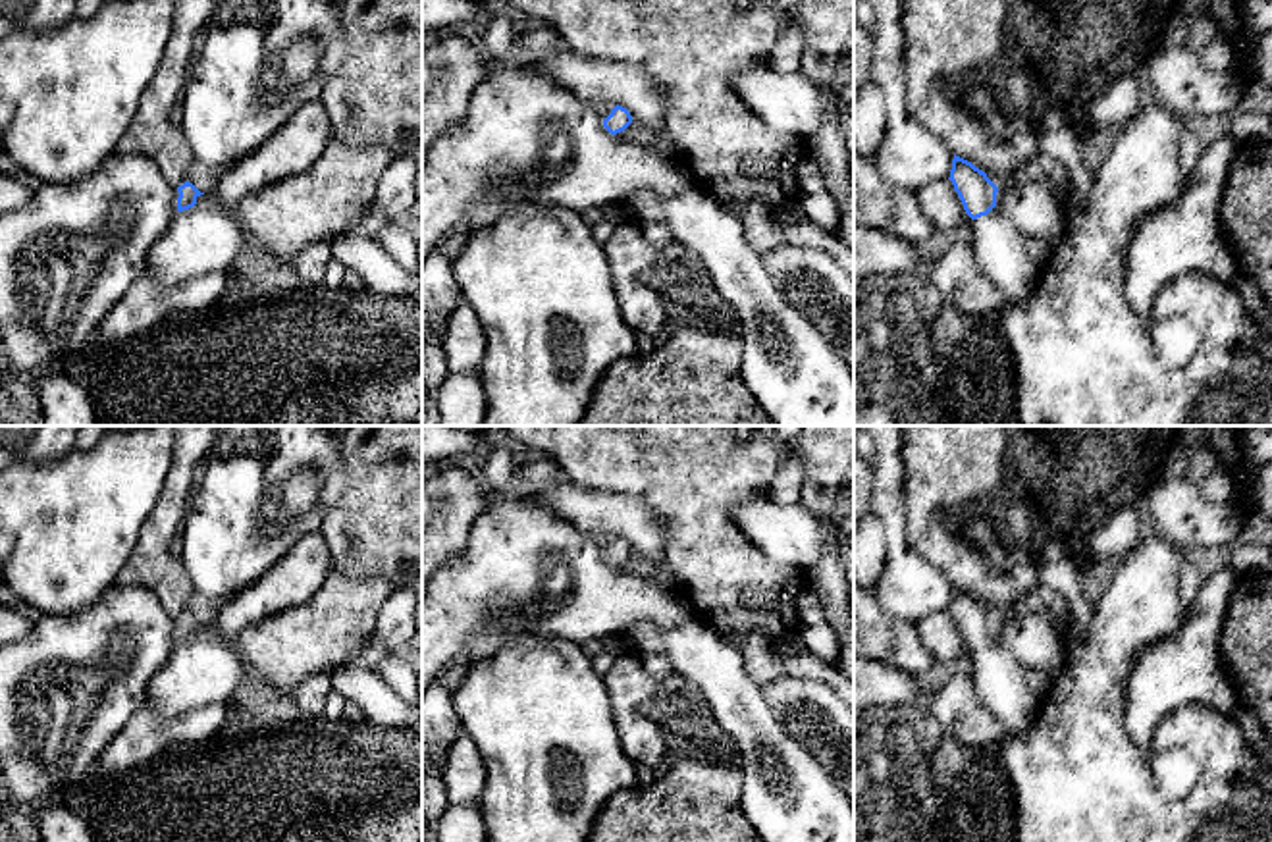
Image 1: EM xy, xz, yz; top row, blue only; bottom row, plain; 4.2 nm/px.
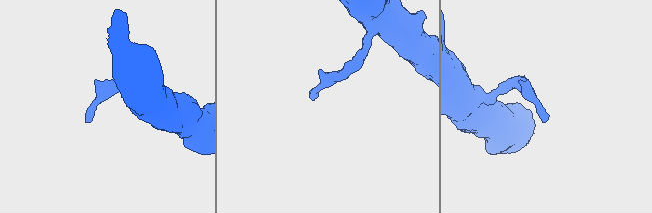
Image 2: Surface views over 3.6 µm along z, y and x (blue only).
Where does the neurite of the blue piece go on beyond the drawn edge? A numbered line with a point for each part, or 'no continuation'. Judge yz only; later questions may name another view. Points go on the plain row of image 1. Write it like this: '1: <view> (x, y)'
1: yz (999, 679)

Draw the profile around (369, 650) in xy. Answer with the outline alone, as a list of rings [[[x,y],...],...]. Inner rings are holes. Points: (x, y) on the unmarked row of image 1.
[[[366,634],[360,638],[353,638],[345,644],[345,657],[337,667],[357,665],[370,671],[376,671],[382,663],[382,659],[391,649],[385,645],[385,642],[376,634]]]

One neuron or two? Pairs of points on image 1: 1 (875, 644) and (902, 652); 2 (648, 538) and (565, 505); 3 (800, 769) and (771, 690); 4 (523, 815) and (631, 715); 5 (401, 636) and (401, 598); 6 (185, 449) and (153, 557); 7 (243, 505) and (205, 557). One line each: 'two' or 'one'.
1: one
2: one
3: two
4: two
5: one
6: one
7: one

